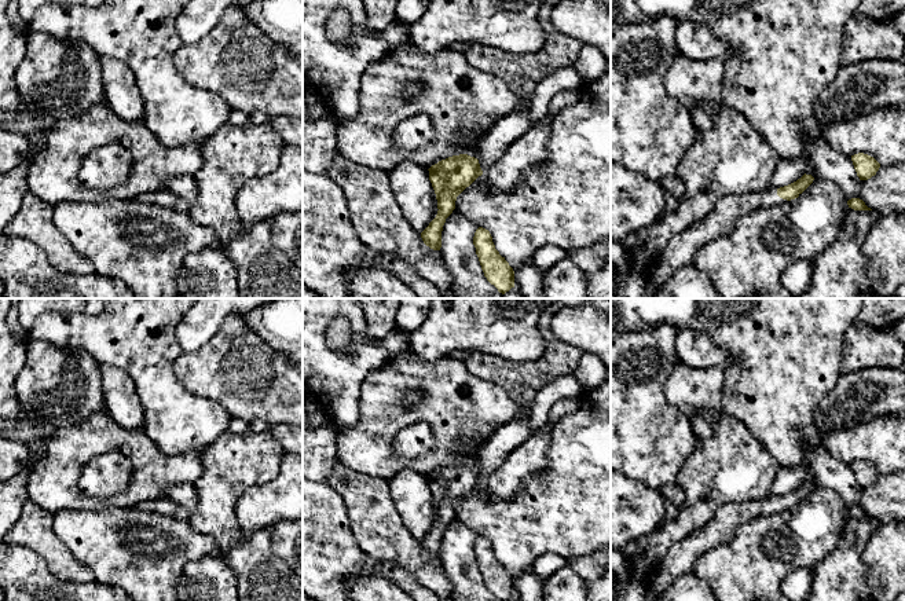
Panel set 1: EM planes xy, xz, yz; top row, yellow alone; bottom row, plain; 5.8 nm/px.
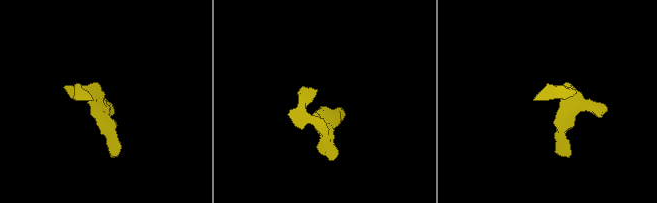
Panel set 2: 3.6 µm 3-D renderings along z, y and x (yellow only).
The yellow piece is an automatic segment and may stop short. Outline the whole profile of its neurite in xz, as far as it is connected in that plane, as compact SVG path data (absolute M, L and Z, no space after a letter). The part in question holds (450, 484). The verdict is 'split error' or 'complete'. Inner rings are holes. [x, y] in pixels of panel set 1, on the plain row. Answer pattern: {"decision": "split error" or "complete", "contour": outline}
{"decision": "split error", "contour": "M492 433L480 444L479 448L470 450L468 452L468 457L459 462L452 463L446 468L439 469L437 472L432 473L429 479L429 488L432 491L432 495L436 502L437 507L437 523L436 525L429 531L429 534L421 540L421 546L426 554L429 554L433 558L440 558L441 556L441 539L443 534L446 531L446 527L452 521L455 517L455 509L457 505L469 495L479 484L483 483L483 479L480 476L479 468L476 466L476 459L479 455L479 451L481 447L488 441L488 439L492 436Z"}

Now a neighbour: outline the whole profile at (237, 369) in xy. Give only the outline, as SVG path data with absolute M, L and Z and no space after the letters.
M245 314L228 315L208 344L195 352L180 353L173 363L173 373L187 391L221 404L231 418L246 422L263 419L271 426L303 426L303 363L292 362L250 330Z

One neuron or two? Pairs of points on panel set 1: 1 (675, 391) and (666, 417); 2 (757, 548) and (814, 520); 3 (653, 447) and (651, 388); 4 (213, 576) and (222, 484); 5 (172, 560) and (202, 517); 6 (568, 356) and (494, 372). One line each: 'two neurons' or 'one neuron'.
1: two neurons
2: one neuron
3: one neuron
4: two neurons
5: two neurons
6: one neuron

